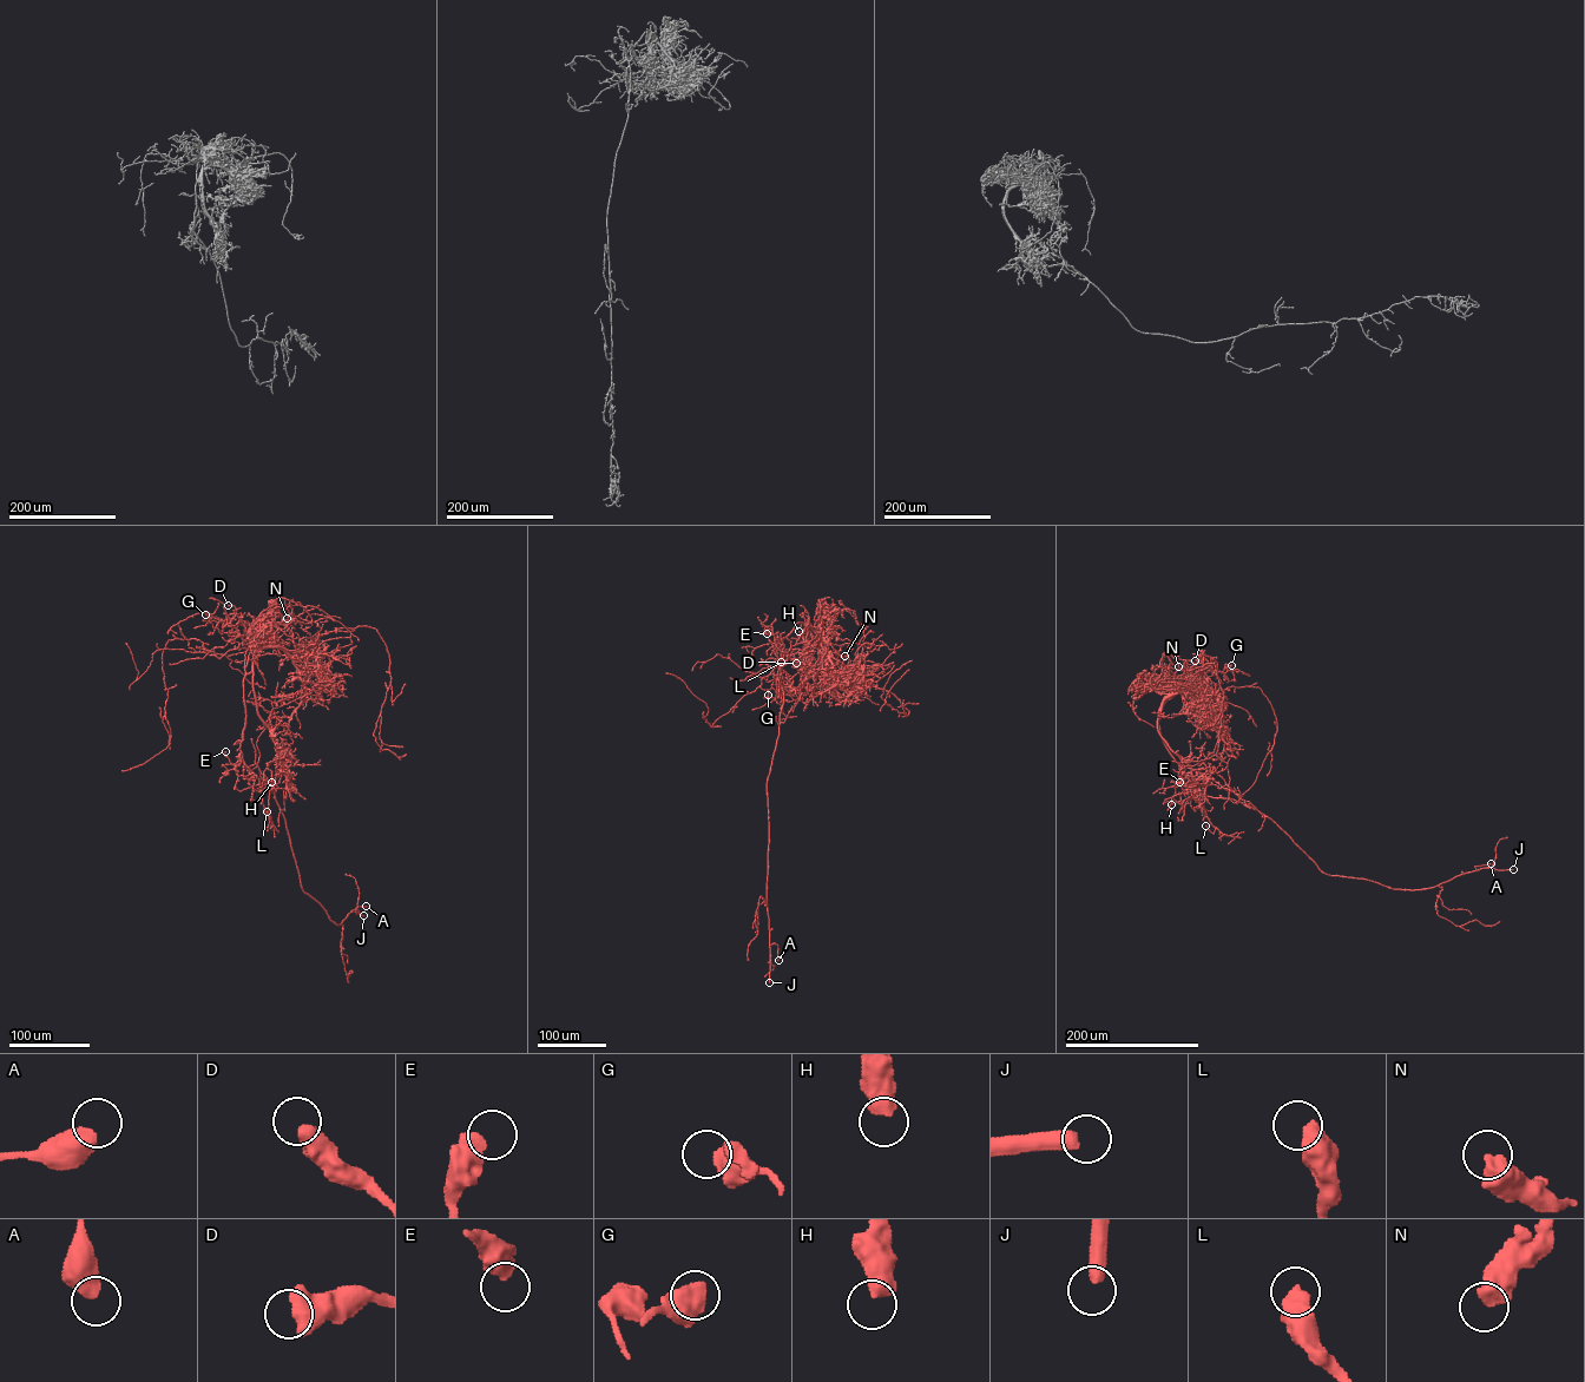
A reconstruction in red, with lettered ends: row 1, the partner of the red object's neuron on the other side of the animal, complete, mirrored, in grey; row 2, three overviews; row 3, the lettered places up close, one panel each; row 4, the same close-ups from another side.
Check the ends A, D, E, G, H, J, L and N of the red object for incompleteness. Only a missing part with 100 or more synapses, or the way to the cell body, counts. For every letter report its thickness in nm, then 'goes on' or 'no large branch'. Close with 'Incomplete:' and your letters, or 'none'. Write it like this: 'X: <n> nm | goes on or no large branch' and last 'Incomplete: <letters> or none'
A: 700 nm | no large branch
D: 700 nm | no large branch
E: 550 nm | no large branch
G: 600 nm | no large branch
H: 600 nm | no large branch
J: 440 nm | goes on
L: 600 nm | no large branch
N: 700 nm | no large branch
Incomplete: J

